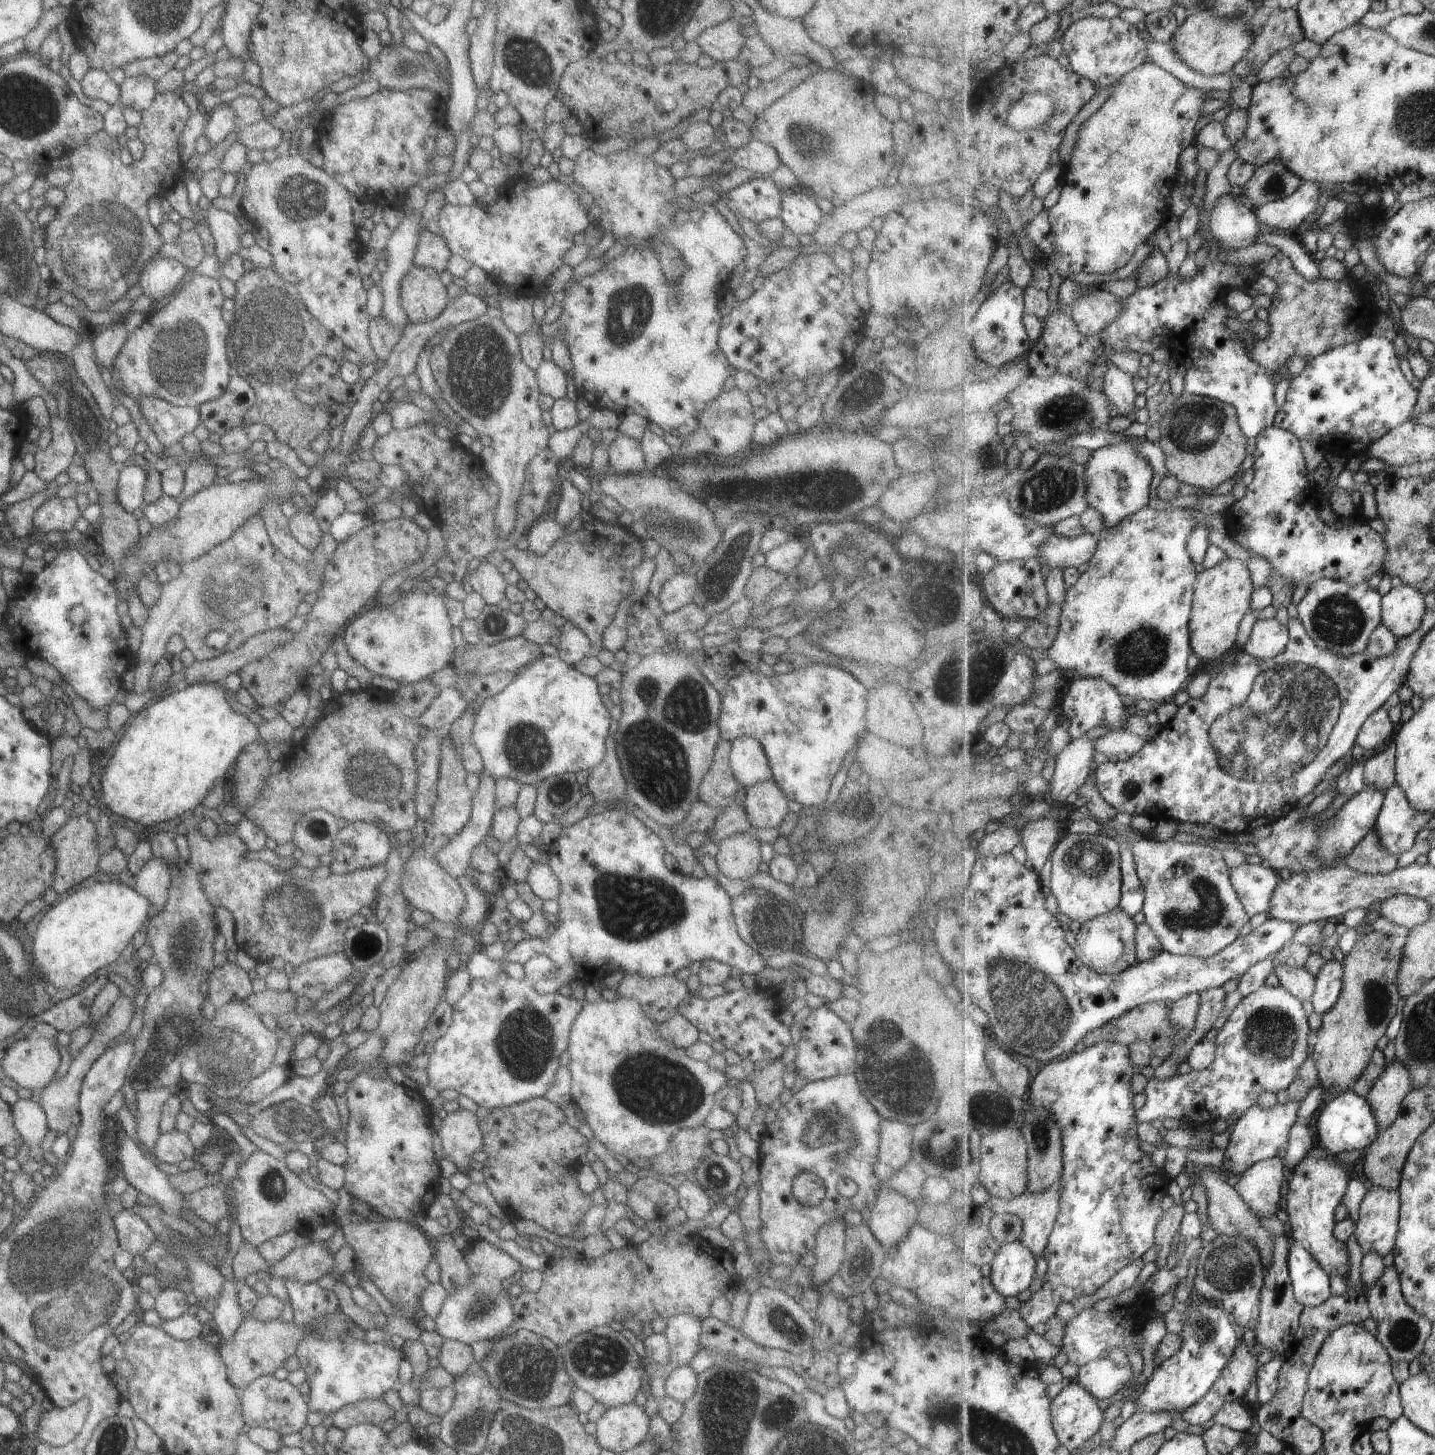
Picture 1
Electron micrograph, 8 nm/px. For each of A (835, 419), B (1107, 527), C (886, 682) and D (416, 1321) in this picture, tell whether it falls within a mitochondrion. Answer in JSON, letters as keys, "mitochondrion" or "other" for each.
{"A":"other","B":"other","C":"other","D":"other"}

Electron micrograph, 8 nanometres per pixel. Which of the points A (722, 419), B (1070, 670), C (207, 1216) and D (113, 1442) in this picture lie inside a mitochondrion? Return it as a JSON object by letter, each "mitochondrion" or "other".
{"A":"mitochondrion","B":"other","C":"other","D":"mitochondrion"}

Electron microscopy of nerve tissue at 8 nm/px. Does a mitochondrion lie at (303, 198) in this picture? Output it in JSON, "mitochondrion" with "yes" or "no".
{"mitochondrion":"yes"}

